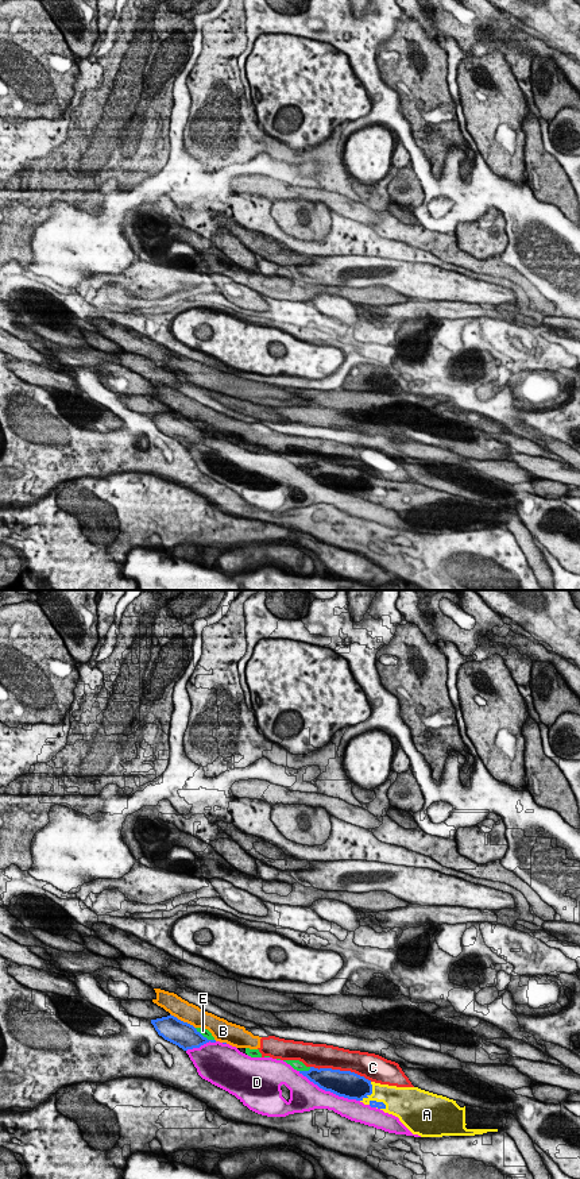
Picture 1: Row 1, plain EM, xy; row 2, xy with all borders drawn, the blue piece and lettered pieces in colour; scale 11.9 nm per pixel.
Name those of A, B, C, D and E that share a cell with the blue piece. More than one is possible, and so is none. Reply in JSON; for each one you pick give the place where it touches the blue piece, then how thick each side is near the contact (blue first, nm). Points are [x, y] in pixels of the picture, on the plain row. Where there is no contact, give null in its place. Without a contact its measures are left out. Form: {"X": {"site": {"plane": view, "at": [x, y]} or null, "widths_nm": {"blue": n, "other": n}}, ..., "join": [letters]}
{"A": {"site": {"plane": "xy", "at": [371, 488]}, "widths_nm": {"blue": 320, "other": 260}}, "join": ["A"]}

